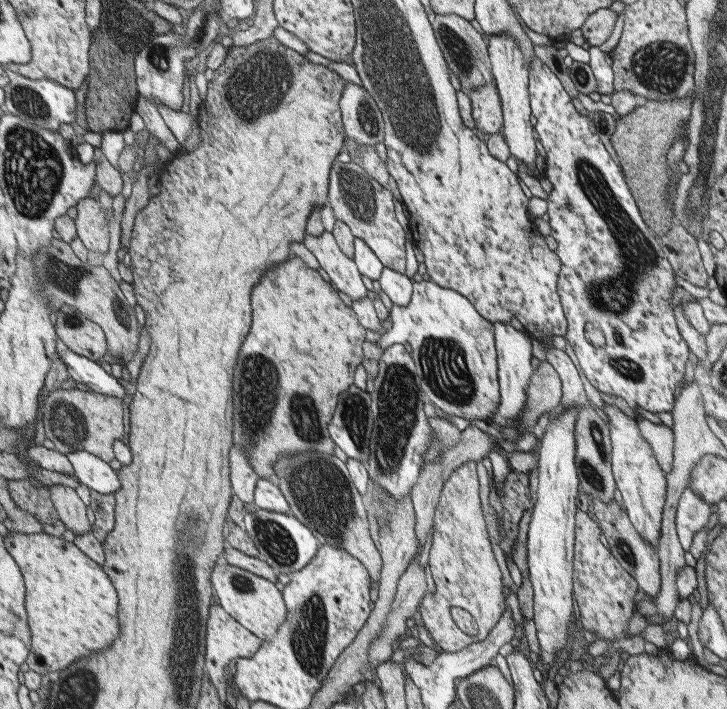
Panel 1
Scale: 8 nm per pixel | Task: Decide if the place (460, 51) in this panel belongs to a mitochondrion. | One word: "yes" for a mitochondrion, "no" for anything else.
yes

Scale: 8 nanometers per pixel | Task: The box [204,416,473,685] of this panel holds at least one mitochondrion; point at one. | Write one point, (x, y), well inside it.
(296, 472)

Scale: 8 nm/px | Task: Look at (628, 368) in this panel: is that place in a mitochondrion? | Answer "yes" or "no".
yes

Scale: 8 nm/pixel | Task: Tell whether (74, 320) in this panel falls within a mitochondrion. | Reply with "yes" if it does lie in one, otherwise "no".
yes

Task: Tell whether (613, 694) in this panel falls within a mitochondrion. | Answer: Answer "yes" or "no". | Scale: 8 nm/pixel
no

